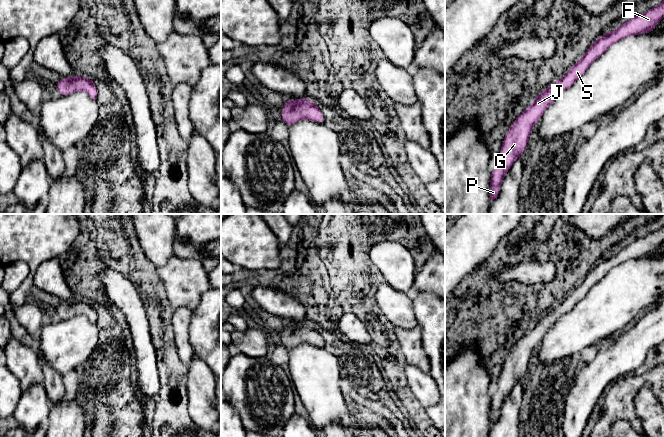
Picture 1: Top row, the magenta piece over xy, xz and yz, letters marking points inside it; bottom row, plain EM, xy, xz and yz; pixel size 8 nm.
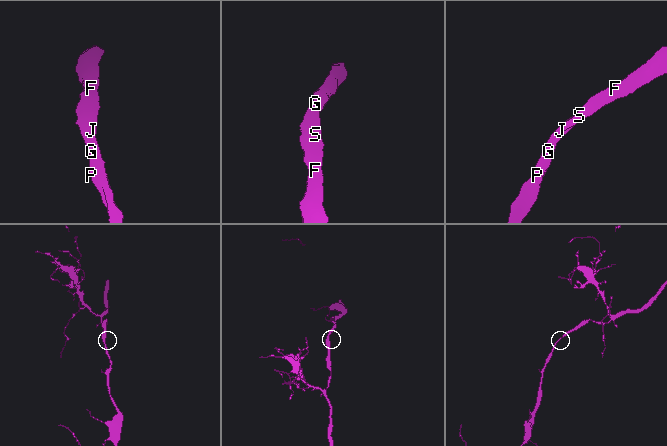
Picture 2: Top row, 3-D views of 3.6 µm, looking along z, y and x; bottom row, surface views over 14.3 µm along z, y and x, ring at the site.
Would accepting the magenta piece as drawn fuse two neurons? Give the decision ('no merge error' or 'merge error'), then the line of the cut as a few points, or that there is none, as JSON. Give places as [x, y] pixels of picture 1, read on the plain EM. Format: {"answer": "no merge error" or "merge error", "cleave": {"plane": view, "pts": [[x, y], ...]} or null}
{"answer": "no merge error", "cleave": null}

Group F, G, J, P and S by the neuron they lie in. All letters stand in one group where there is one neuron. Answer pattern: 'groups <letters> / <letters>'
groups F G J P S

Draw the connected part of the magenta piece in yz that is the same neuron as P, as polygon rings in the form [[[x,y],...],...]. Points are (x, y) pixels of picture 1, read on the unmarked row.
[[[664,225],[656,231],[632,241],[628,246],[620,249],[612,256],[600,260],[561,303],[555,305],[541,316],[532,328],[516,342],[505,358],[498,381],[498,388],[490,398],[491,426],[498,421],[503,402],[511,389],[517,382],[522,381],[533,350],[540,345],[546,332],[557,323],[559,318],[571,311],[586,296],[589,290],[613,268],[629,260],[640,259],[645,256],[655,257],[653,255],[654,250],[663,242]]]

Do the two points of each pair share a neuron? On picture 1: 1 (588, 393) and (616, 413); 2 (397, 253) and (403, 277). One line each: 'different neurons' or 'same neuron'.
1: different neurons
2: same neuron

